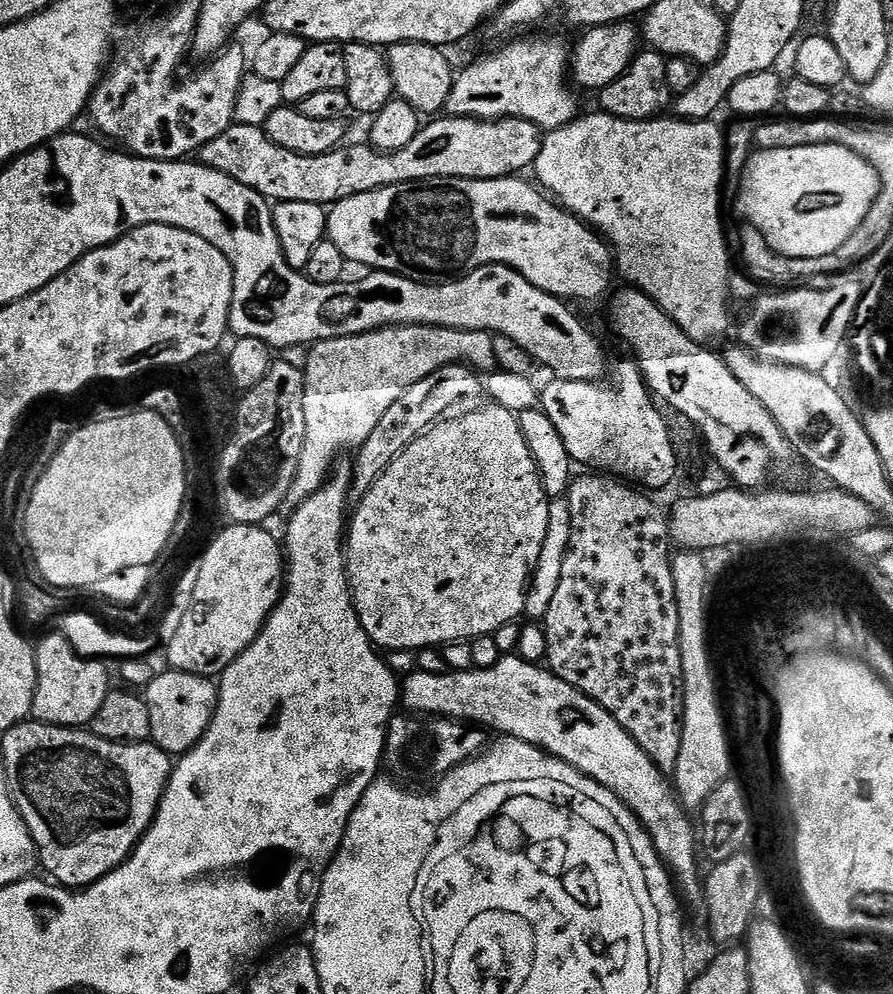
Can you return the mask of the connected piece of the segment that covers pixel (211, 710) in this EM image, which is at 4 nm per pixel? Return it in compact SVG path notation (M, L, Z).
M175 670L161 671L146 689L152 731L151 743L169 754L183 754L190 751L206 734L214 718L217 695L217 685L209 677Z

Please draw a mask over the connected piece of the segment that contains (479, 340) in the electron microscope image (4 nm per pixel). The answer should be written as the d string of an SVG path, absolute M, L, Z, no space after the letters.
M395 324L357 336L319 340L317 344L311 345L308 364L303 369L306 442L302 446L298 474L290 486L287 503L295 506L311 498L328 481L334 465L341 459L340 452L347 448L359 449L366 438L370 438L374 426L378 426L382 414L386 414L386 410L390 410L390 406L394 406L394 402L398 402L398 398L402 398L410 386L422 382L422 378L448 364L471 366L480 374L497 371L495 342L493 333L482 330L429 330L422 324Z

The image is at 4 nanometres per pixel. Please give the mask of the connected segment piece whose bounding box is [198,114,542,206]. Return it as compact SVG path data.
M441 115L439 118L432 118L427 121L421 132L413 131L411 133L412 140L406 146L402 146L402 150L394 150L393 152L379 152L377 148L373 148L371 143L352 144L341 146L327 152L326 154L318 154L317 156L307 156L306 154L294 154L290 150L282 150L282 146L278 146L268 135L264 133L263 128L255 128L254 126L246 126L245 124L233 123L231 128L227 128L222 134L218 134L218 138L214 138L214 142L206 142L206 146L202 146L198 153L199 163L205 164L207 168L218 170L222 174L226 174L230 178L234 178L238 182L242 182L242 186L250 186L250 190L254 190L258 194L262 194L265 200L269 202L314 202L315 204L323 204L331 206L338 203L339 200L350 198L354 194L366 194L367 192L375 192L378 188L386 186L398 186L399 184L411 184L413 182L430 182L439 176L446 178L466 178L473 182L494 182L499 176L515 176L523 173L523 168L531 169L535 165L538 154L540 153L540 142L542 139L542 130L534 122L523 120L522 118L502 118L501 120L475 120L472 116L449 116Z

